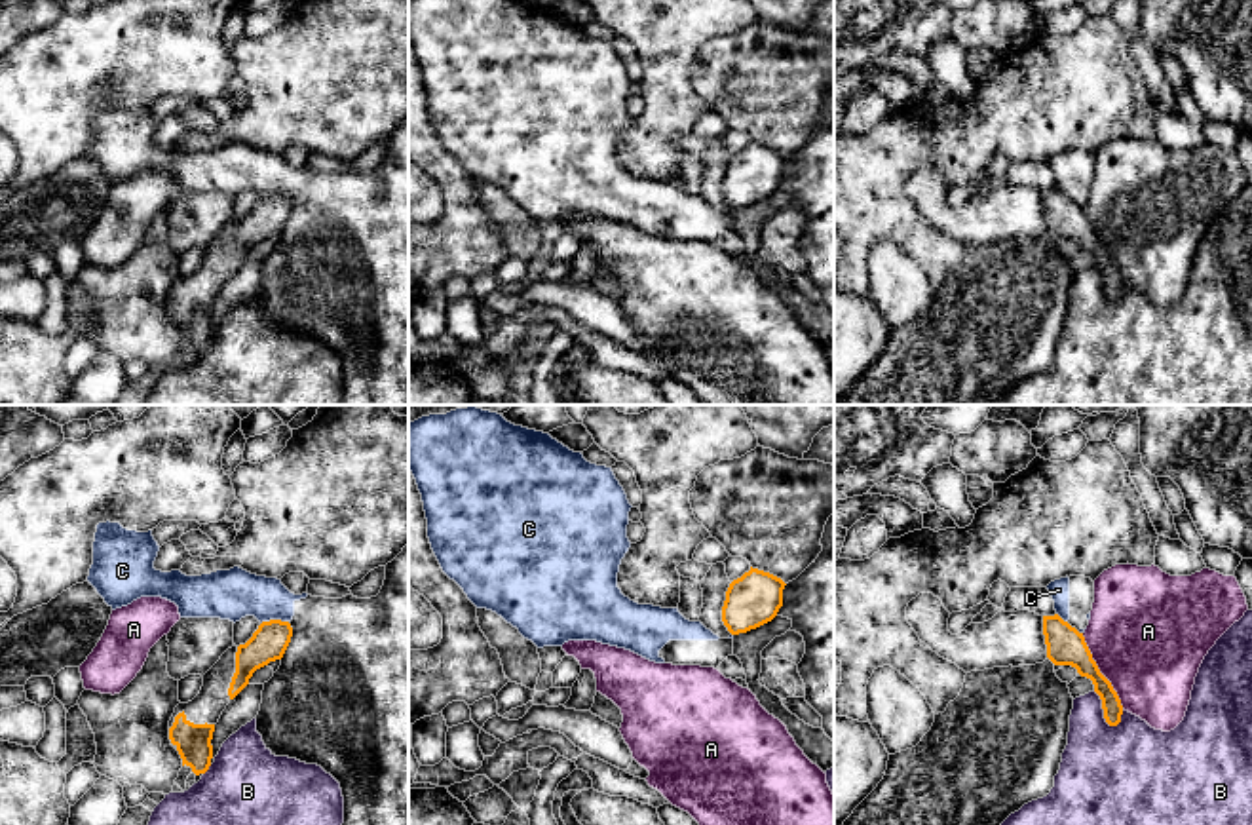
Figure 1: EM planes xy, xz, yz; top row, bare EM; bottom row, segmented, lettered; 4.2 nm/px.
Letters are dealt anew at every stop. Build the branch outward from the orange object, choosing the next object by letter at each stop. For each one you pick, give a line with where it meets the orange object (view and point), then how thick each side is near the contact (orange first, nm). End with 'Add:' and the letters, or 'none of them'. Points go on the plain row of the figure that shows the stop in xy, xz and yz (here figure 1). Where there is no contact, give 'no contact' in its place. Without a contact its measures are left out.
Add: none of them

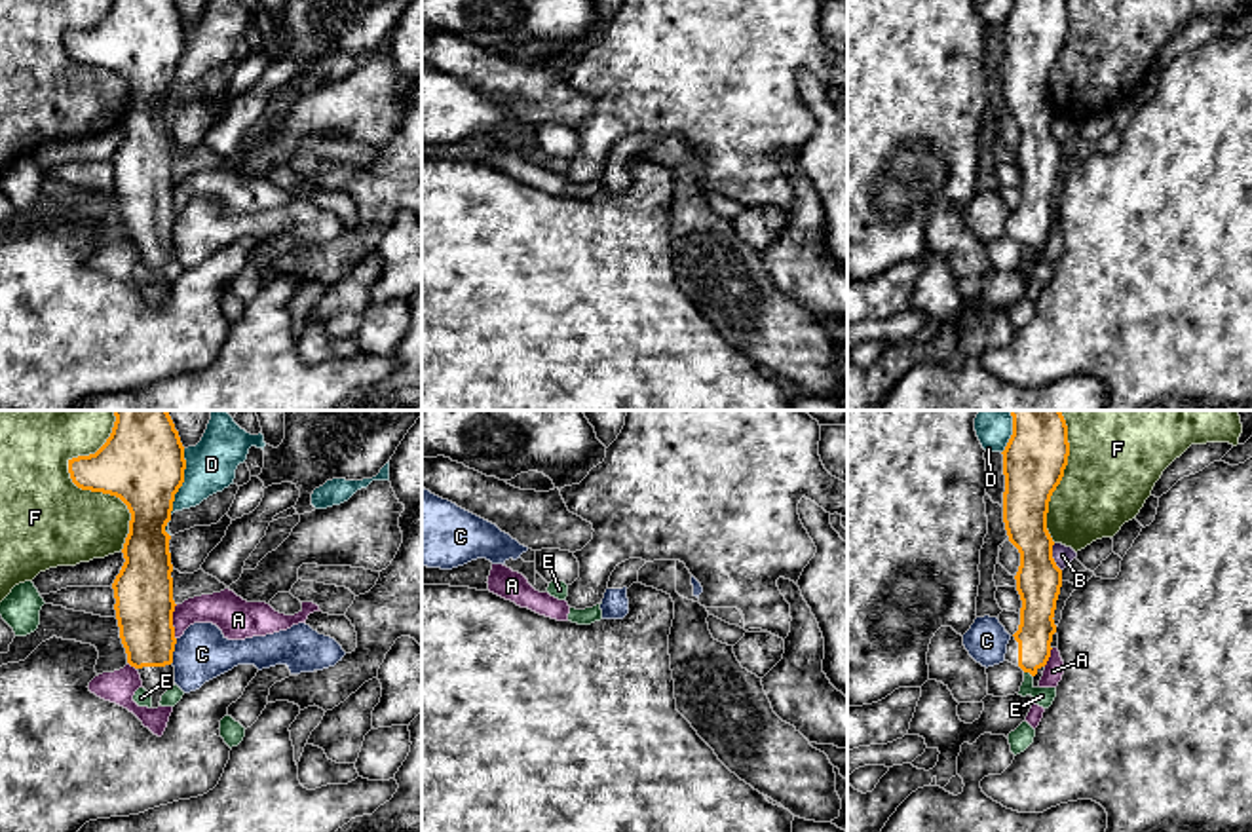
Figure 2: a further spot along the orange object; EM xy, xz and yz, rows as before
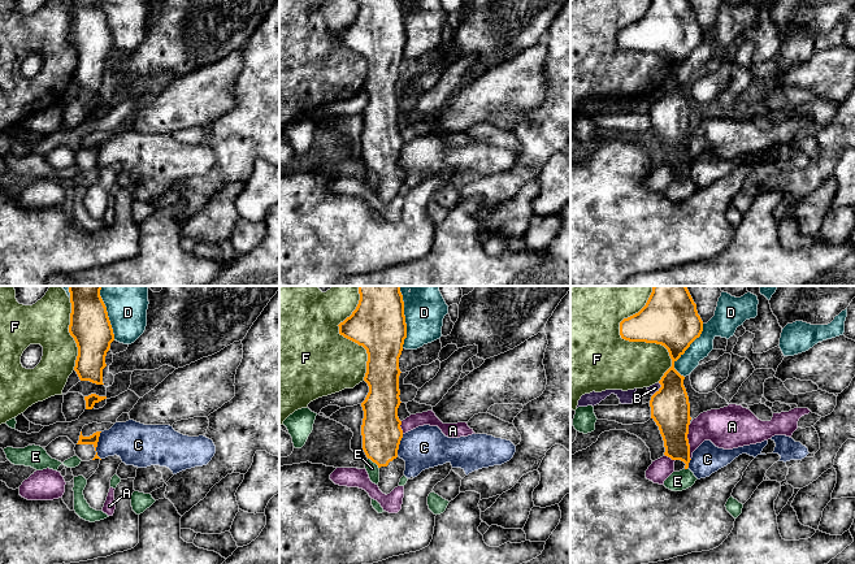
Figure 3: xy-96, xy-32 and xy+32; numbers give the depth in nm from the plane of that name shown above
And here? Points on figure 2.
Add: none of them

